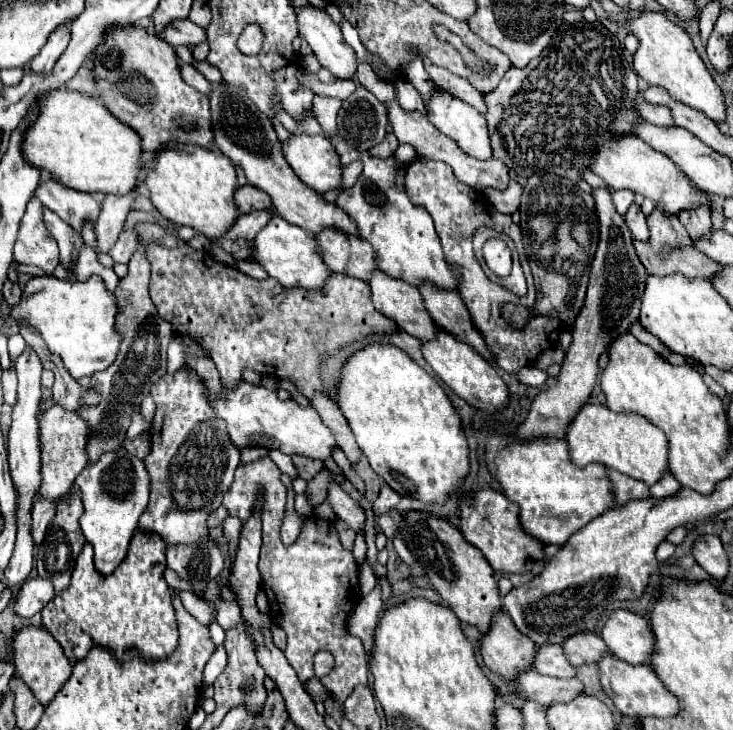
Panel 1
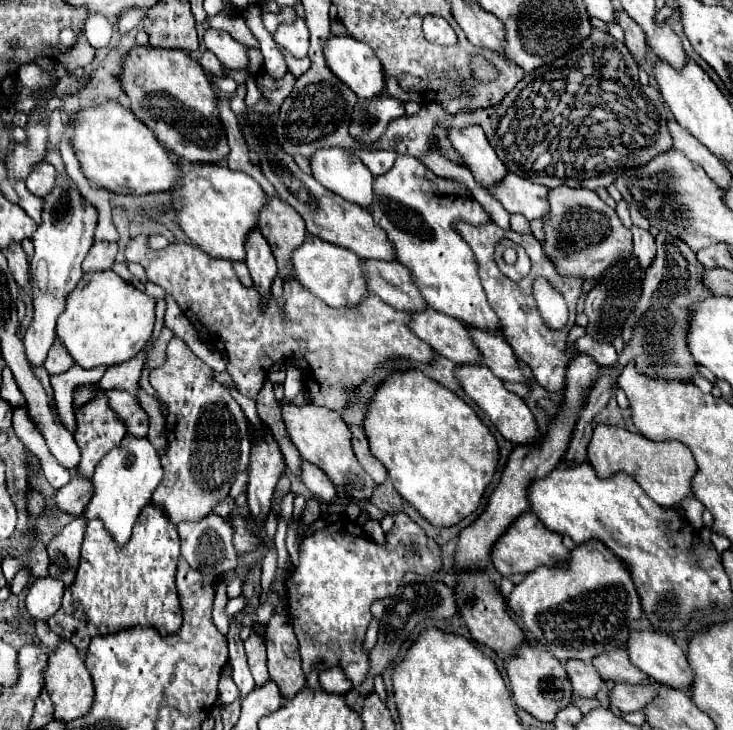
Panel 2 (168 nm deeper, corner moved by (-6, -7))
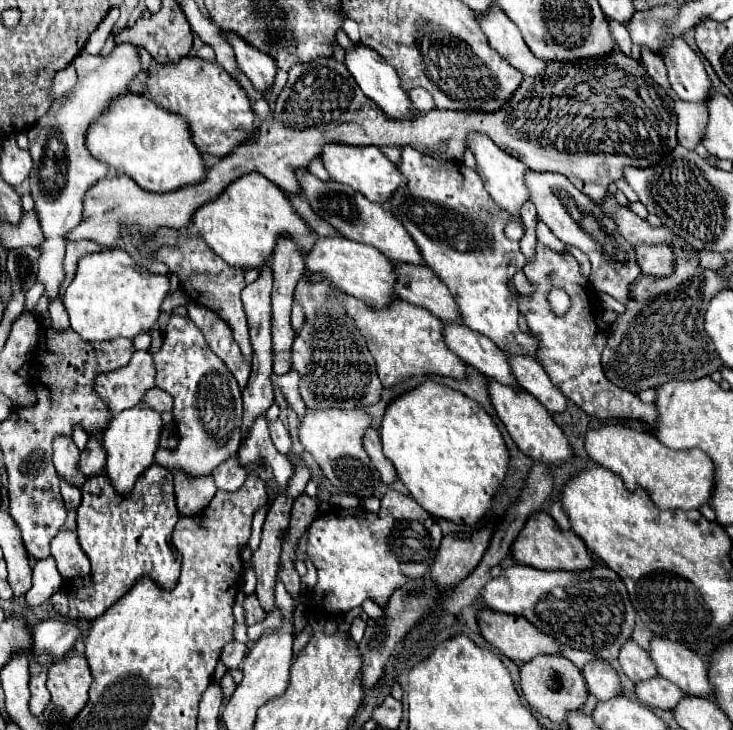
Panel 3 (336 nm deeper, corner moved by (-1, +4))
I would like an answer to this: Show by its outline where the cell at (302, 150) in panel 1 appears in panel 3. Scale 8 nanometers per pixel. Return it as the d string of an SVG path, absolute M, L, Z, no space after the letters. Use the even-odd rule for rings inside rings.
M325 144L323 146L323 164L331 178L339 184L347 184L355 188L357 192L363 192L365 198L371 202L387 202L395 190L403 188L407 180L403 180L403 174L399 172L397 164L385 158L381 148L355 148L355 146L345 146L345 144Z

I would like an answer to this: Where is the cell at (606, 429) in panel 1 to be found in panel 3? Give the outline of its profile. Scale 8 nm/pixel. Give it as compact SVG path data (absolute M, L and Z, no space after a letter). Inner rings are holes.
M603 426L591 430L587 434L585 448L597 464L619 474L625 480L627 488L643 488L657 508L699 510L713 498L715 464L703 450L675 452L663 446L649 432L637 432L625 426Z

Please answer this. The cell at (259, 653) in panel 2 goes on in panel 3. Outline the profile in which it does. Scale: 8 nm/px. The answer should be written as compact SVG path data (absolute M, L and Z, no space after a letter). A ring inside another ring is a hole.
M247 594L245 596L245 602L243 602L243 608L245 608L245 624L249 626L249 624L257 624L259 620L265 620L265 616L267 616L267 612L261 608L261 604L259 604L259 600L257 600L257 596L255 594Z

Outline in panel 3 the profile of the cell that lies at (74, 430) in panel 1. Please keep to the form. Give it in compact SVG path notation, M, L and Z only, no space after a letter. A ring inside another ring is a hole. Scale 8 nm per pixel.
M135 352L131 362L97 378L97 394L107 402L111 416L141 402L143 392L155 386L155 362L149 352Z

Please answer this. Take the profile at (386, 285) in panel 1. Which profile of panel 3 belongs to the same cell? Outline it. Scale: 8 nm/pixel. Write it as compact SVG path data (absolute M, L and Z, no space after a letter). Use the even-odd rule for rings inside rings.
M445 324L445 326L447 326L445 340L449 350L453 350L461 360L477 368L487 378L523 392L523 388L519 386L519 382L511 372L509 356L503 350L499 350L489 338L469 330L463 324Z

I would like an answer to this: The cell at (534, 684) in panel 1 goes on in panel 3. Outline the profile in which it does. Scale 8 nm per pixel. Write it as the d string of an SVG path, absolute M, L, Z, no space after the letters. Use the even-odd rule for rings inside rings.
M651 678L637 684L637 696L641 702L649 706L657 706L663 710L675 710L679 700L683 700L685 692L679 686L671 684L665 678Z

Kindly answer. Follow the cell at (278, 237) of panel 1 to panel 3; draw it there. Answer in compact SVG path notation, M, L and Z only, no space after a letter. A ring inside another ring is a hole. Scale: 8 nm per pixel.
M319 238L313 250L303 258L305 258L307 270L323 272L329 284L339 286L345 294L355 296L373 308L381 308L391 304L391 300L397 300L397 294L393 290L397 284L393 262L369 244L353 242L347 238Z

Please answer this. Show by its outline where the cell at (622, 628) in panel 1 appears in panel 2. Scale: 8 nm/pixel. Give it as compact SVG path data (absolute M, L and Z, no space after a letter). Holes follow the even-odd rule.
M630 631L626 641L626 651L630 661L644 671L656 683L674 687L674 689L688 689L692 683L692 669L688 667L686 653L676 645L676 641L658 631Z

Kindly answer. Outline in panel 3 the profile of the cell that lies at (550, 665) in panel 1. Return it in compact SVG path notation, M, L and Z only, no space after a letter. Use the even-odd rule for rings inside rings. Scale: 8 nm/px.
M591 660L583 668L583 676L589 686L589 694L599 700L611 700L625 694L617 670L607 660Z

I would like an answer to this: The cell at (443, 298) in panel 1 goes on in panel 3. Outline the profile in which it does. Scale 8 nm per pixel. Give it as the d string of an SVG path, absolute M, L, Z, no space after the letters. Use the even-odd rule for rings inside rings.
M511 356L509 362L511 362L517 382L529 394L533 394L551 414L563 412L567 408L567 404L569 404L567 396L551 382L551 378L547 376L547 372L543 370L543 366L537 360L533 360L529 356Z

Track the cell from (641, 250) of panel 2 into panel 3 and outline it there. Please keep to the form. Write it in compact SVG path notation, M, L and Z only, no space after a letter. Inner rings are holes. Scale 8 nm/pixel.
M637 246L637 260L643 270L643 274L651 276L669 276L671 270L675 270L675 256L669 246Z

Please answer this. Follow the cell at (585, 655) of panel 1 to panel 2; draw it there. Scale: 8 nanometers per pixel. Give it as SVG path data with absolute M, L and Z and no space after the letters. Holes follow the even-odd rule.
M624 647L616 649L616 651L608 651L604 655L596 655L596 659L592 659L592 665L596 667L602 681L632 683L632 685L648 681L648 675L644 675L640 669L632 667Z

